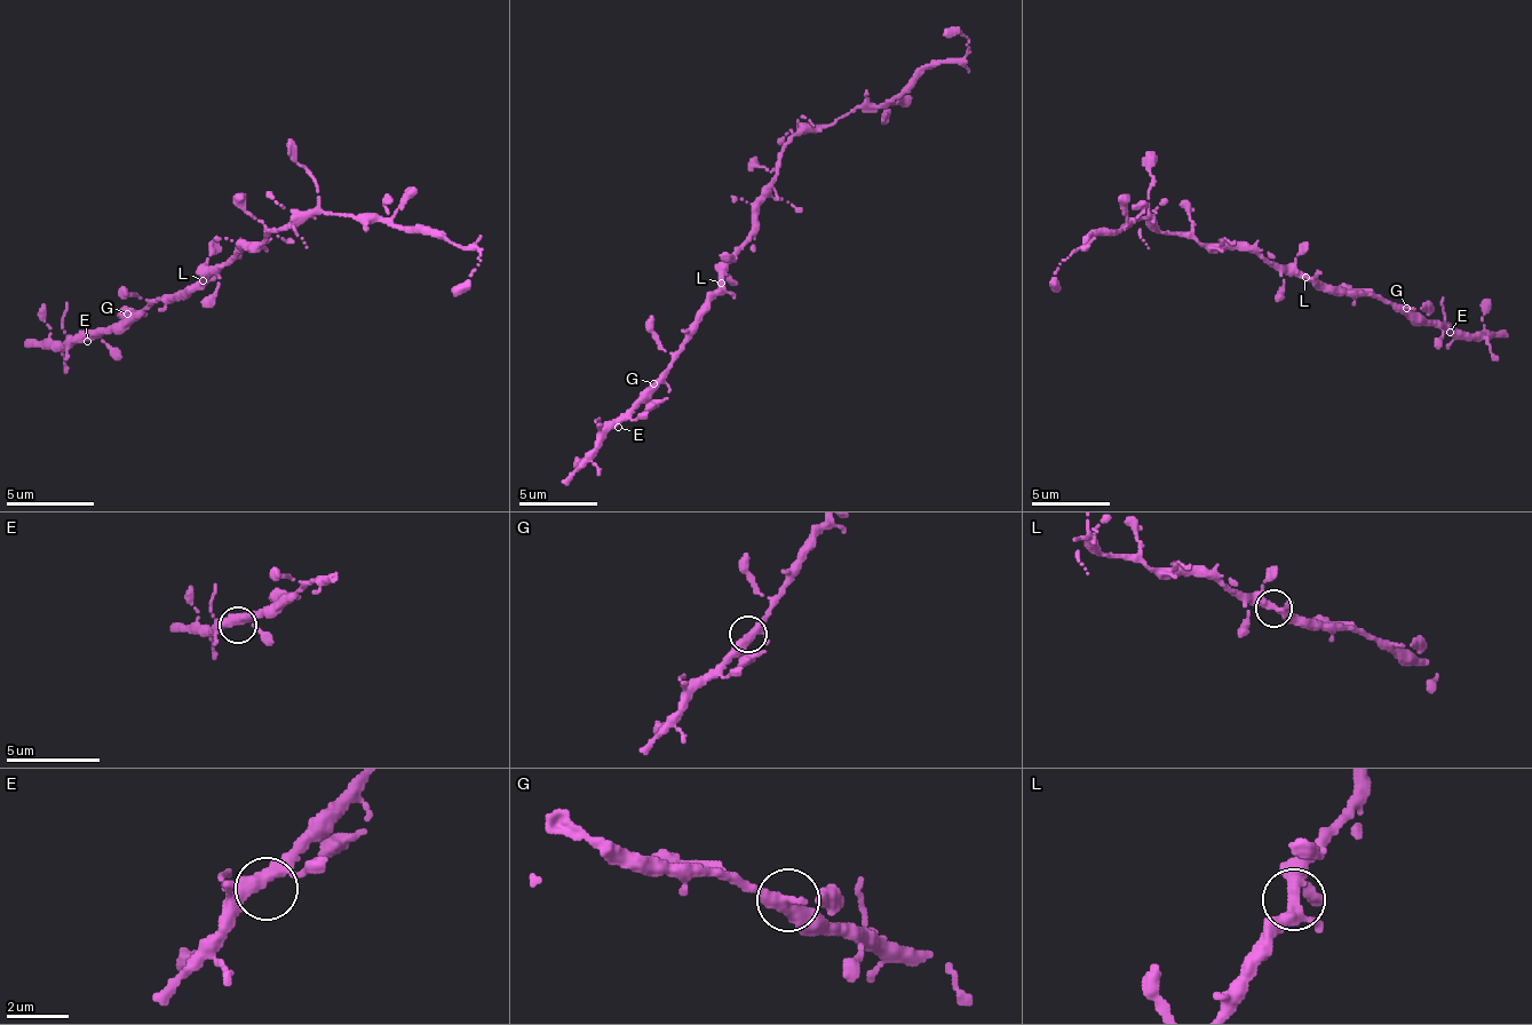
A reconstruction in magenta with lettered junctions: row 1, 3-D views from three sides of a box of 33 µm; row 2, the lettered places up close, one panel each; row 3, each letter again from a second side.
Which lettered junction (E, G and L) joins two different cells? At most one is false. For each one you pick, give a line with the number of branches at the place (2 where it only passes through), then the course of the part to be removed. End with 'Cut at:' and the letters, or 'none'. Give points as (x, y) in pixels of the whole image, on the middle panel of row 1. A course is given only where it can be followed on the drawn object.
Cut at: none

